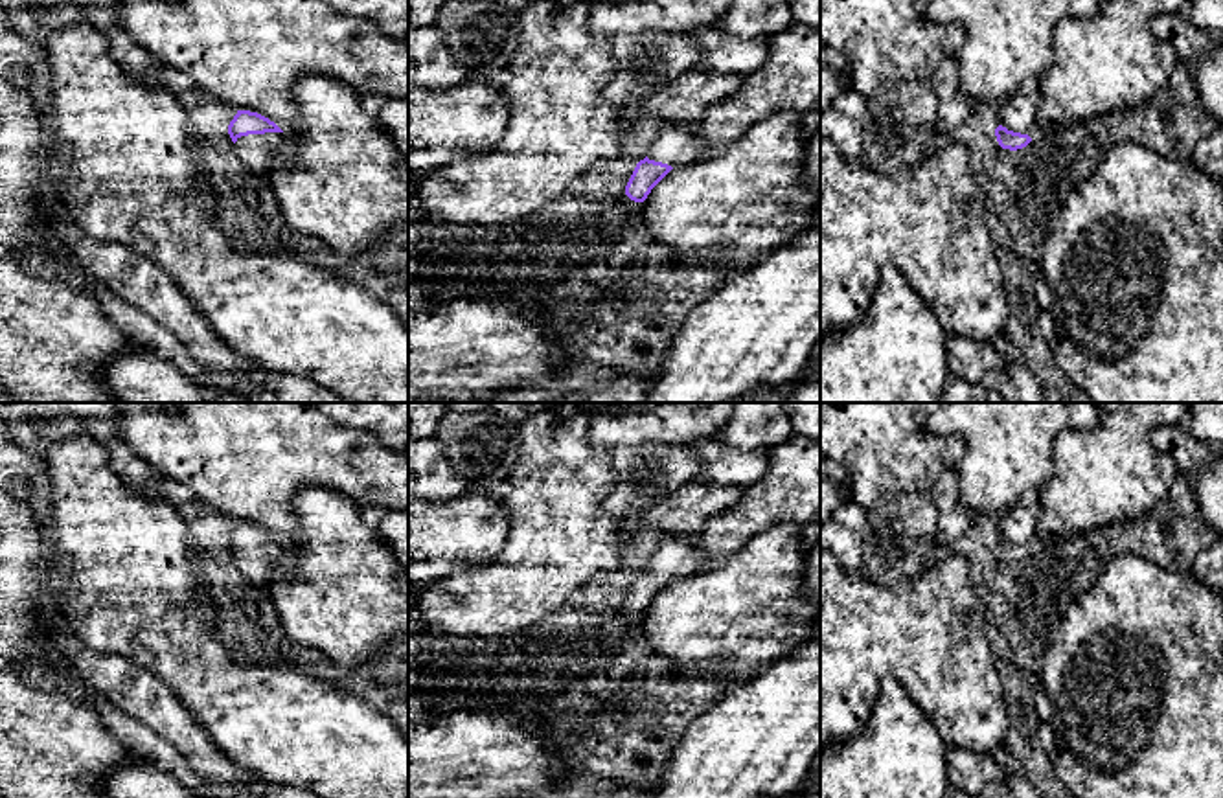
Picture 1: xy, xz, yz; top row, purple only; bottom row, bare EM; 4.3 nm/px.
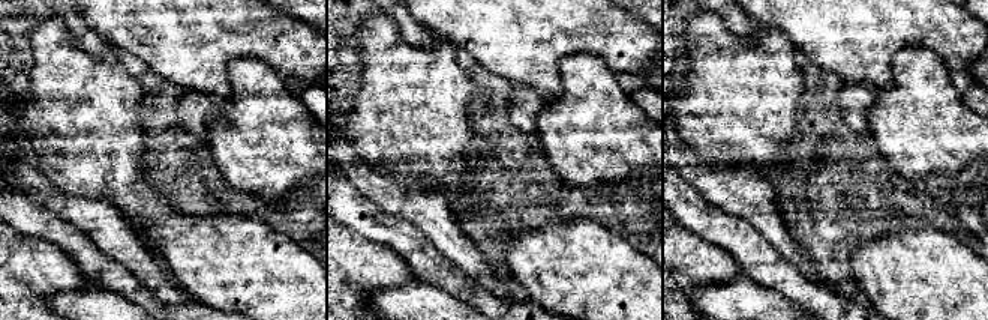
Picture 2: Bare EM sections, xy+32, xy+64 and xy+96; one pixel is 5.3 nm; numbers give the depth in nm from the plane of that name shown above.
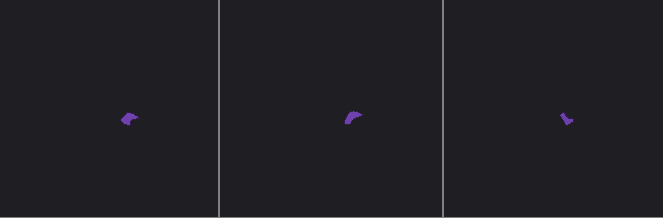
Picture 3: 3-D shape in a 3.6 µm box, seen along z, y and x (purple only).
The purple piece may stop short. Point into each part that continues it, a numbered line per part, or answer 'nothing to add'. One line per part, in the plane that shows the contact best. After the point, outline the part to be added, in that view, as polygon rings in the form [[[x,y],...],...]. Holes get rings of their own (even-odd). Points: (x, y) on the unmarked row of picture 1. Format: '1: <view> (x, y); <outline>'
1: xy (258, 563); [[[265,544],[237,550],[235,564],[256,588],[269,588],[272,574],[281,568],[294,572],[294,553],[289,544]]]
2: yz (1019, 524); [[[1030,491],[1012,509],[1004,511],[1000,537],[1008,542],[1028,546],[1032,552],[1048,546],[1054,539],[1037,533],[1039,515],[1041,491]]]

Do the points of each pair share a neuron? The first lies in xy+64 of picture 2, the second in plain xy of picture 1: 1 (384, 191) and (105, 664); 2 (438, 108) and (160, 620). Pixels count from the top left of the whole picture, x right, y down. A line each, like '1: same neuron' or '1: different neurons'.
1: same neuron
2: same neuron

